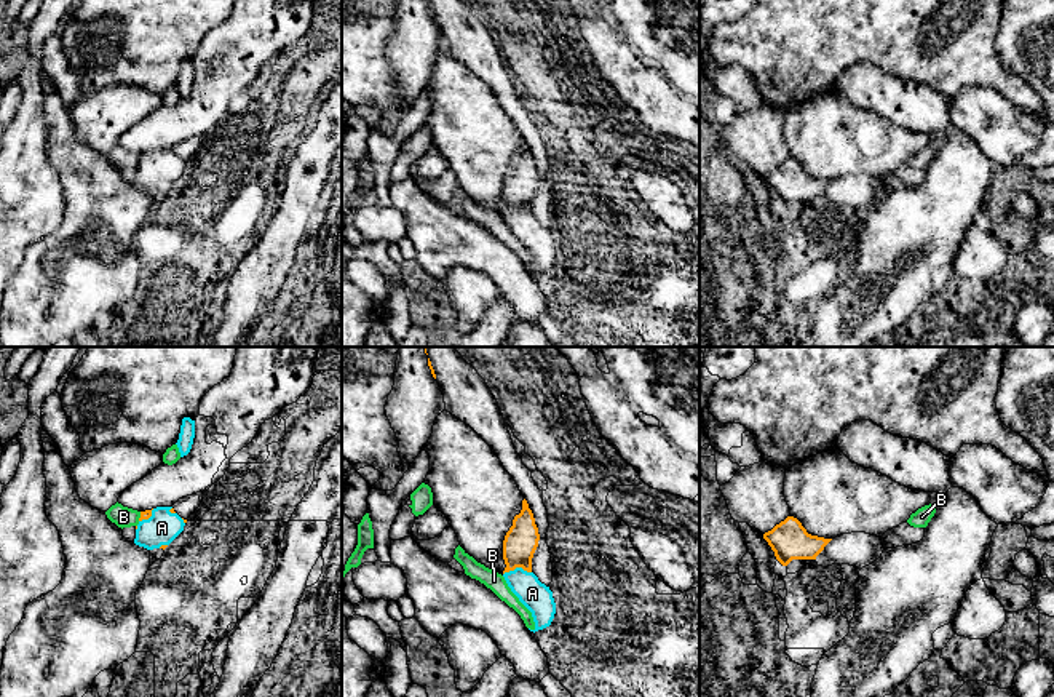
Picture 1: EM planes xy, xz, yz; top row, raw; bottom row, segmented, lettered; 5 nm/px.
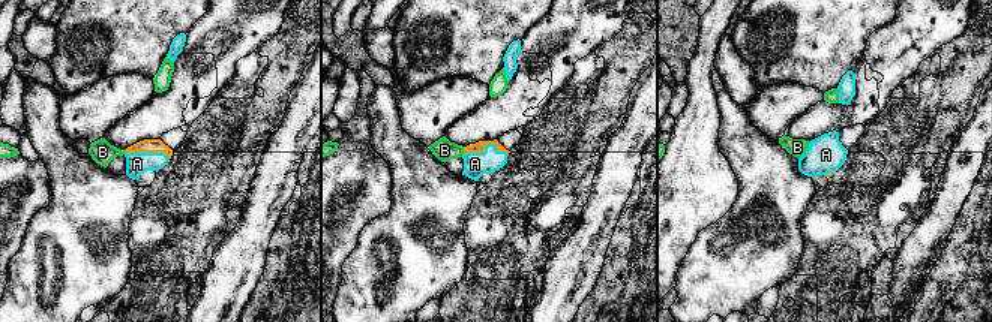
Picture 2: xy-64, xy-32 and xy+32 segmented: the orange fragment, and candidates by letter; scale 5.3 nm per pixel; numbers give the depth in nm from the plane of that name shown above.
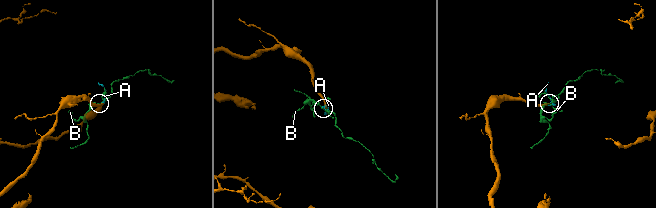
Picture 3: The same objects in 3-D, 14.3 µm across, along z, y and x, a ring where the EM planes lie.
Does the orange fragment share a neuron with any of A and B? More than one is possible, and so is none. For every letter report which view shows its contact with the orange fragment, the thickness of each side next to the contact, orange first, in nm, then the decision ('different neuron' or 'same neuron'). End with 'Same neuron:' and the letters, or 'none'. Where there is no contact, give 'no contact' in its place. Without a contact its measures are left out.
A: contact in xz; calibres 170 and 150 nm; same neuron
B: contact in xy; calibres 50 and 110 nm; different neuron
Same neuron: A

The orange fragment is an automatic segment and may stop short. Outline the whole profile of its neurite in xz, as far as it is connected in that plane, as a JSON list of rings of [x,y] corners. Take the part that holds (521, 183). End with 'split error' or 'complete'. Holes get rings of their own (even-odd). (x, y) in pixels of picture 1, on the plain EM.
[[[522,142],[522,152],[514,158],[513,168],[503,182],[503,219],[511,233],[532,254],[538,273],[551,267],[556,256],[556,245],[549,229],[541,225],[532,214],[532,200],[538,189],[540,176],[527,142]]]; split error

